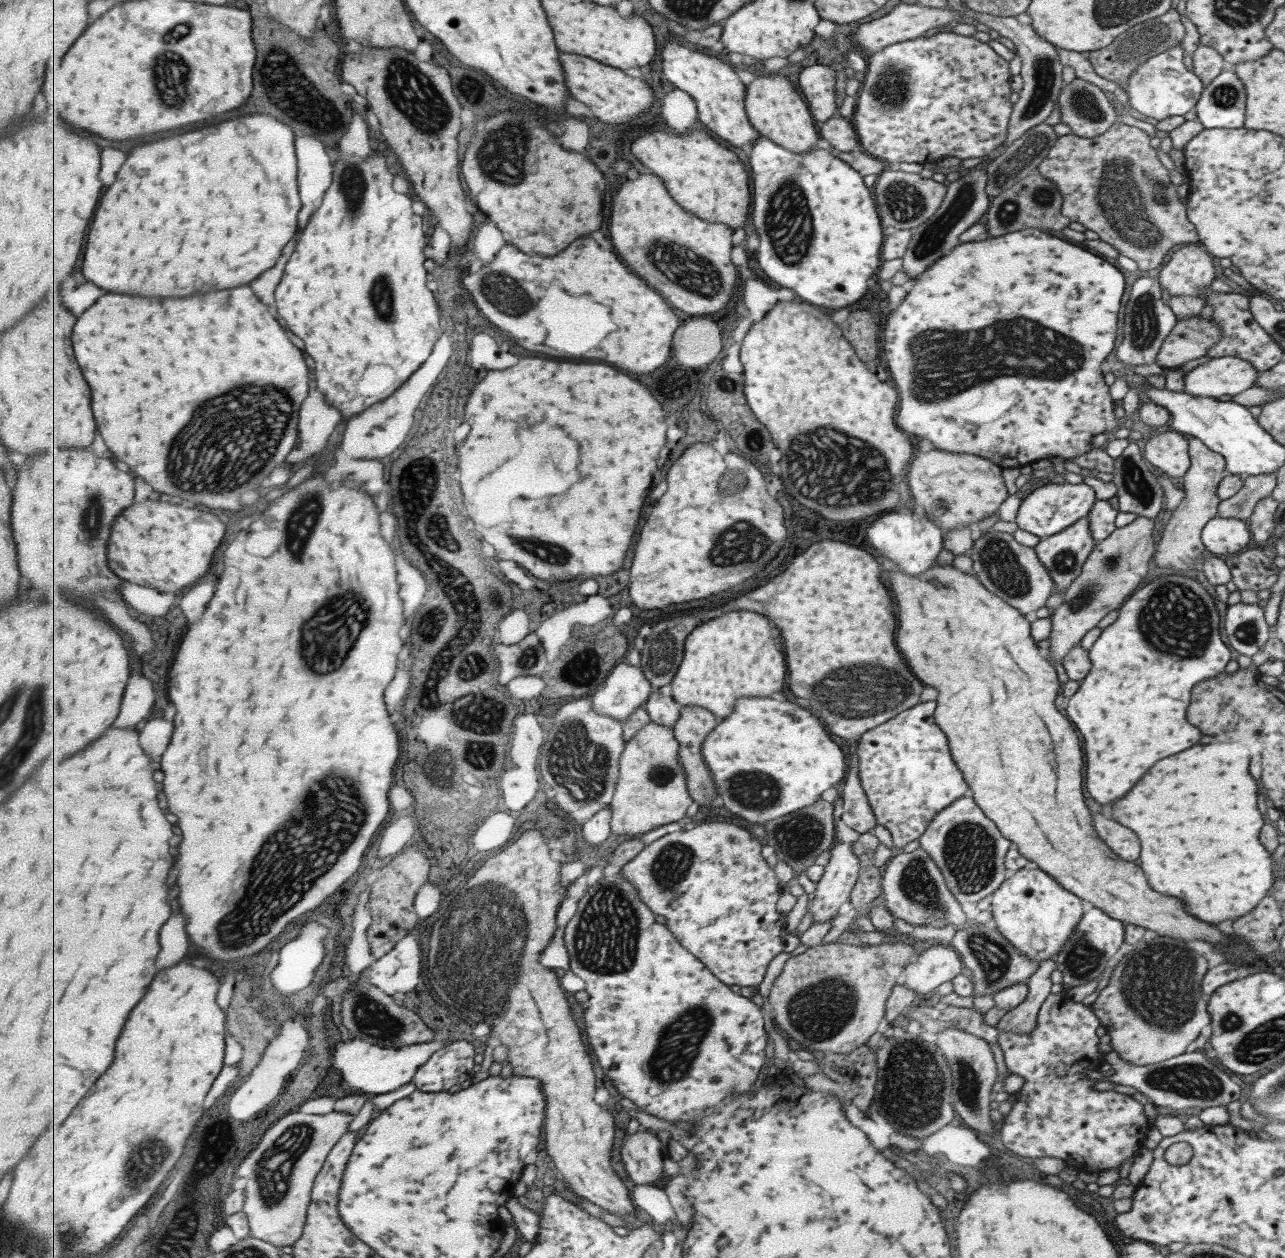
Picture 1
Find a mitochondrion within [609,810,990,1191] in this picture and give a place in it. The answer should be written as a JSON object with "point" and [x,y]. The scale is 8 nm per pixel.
{"point":[912,1092]}

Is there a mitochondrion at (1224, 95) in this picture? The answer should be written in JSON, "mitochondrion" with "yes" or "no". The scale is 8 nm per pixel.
{"mitochondrion":"yes"}

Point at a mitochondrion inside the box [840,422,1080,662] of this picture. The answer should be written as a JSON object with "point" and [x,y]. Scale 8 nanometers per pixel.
{"point":[1003,569]}

